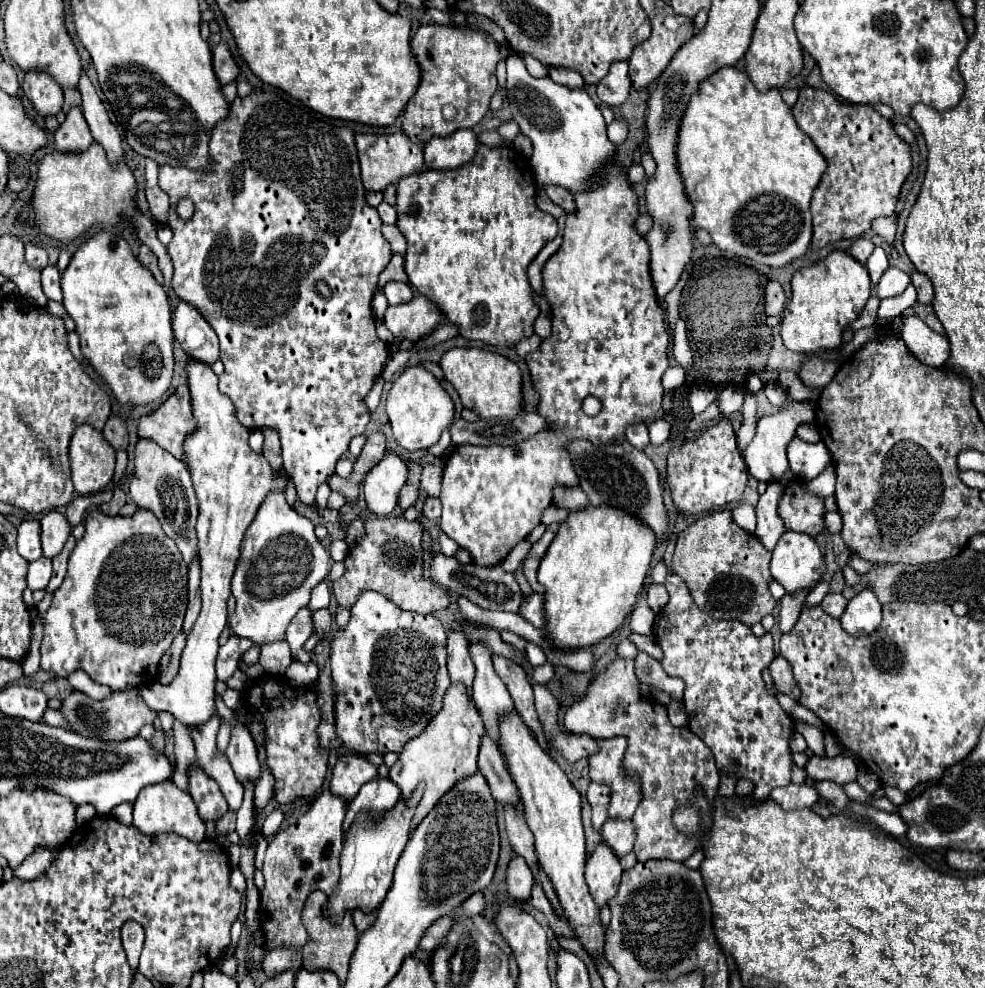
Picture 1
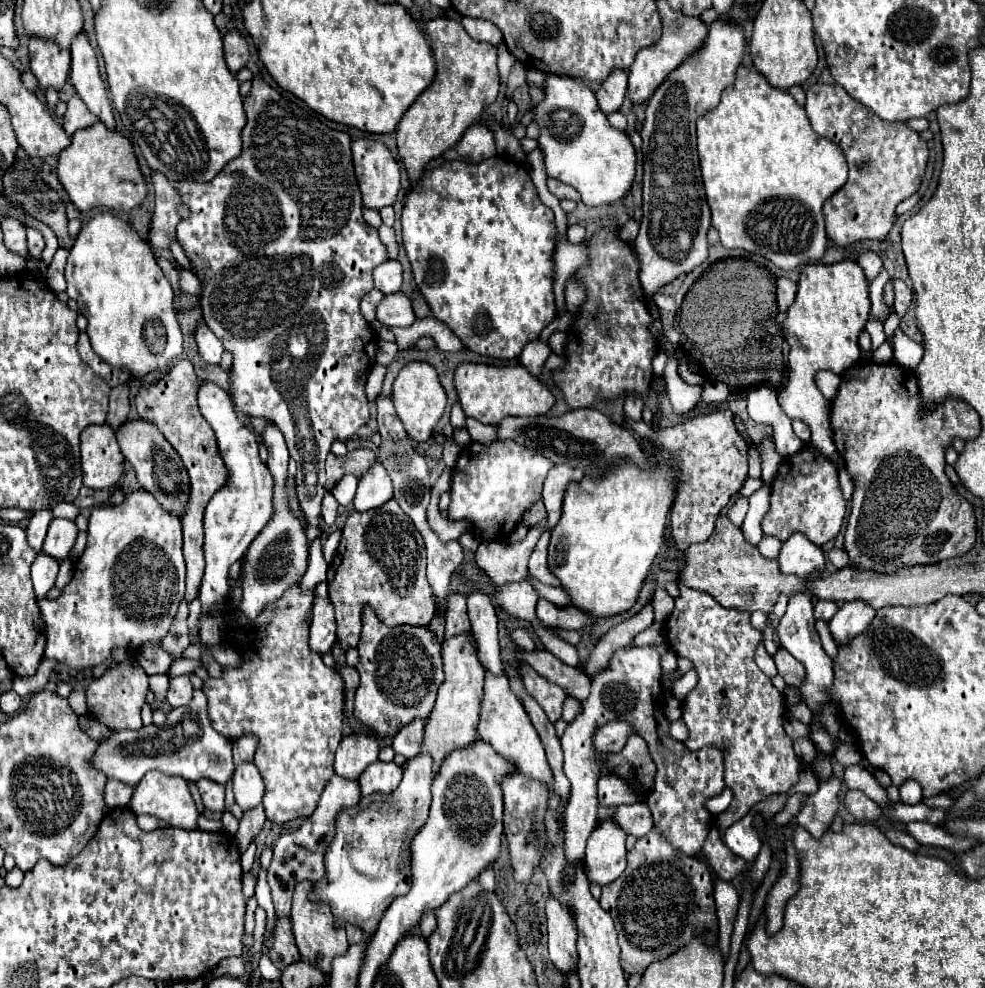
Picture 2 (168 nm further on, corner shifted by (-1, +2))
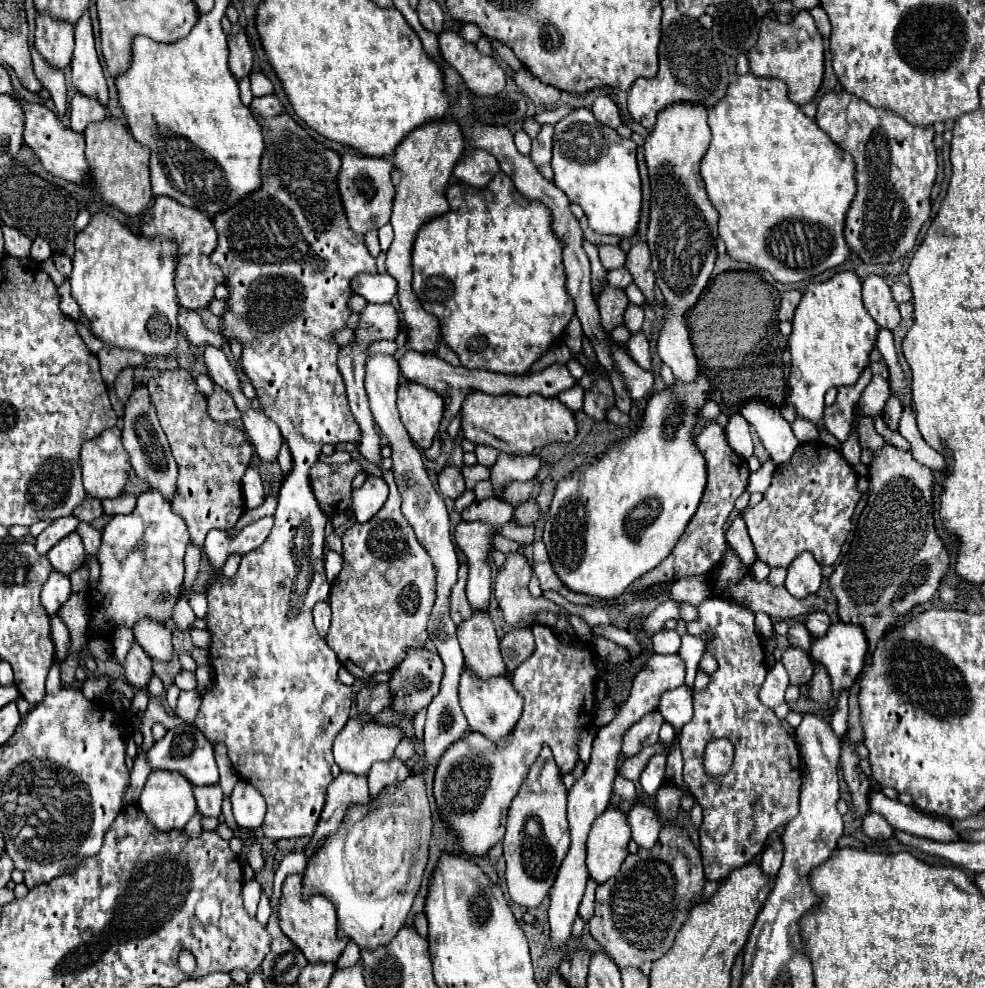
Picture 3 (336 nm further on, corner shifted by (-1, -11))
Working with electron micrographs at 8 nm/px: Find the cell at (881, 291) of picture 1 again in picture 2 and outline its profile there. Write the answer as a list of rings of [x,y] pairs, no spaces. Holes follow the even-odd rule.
[[[894,281],[894,293],[896,293],[896,303],[894,303],[894,311],[902,317],[912,301],[912,291],[904,281]]]

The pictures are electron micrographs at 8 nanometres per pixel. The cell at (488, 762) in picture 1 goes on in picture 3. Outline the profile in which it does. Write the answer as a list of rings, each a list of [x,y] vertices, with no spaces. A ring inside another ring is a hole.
[[[544,746],[531,766],[530,774],[518,796],[510,804],[506,834],[502,838],[508,892],[516,904],[534,908],[548,896],[560,862],[568,852],[568,844],[570,834],[566,820],[566,788],[560,776],[560,768],[554,762],[552,750]]]

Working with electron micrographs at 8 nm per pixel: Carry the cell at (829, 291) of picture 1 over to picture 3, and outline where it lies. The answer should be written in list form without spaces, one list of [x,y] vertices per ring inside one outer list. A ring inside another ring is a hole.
[[[838,272],[826,282],[808,284],[792,318],[792,334],[788,348],[792,354],[786,404],[794,408],[796,418],[812,422],[818,430],[818,440],[834,450],[842,450],[824,426],[824,394],[832,386],[850,386],[858,380],[868,364],[868,354],[874,348],[878,324],[862,306],[862,284],[854,272]]]

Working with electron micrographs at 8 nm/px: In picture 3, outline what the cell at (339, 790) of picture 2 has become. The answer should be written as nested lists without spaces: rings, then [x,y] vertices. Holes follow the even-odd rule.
[[[340,774],[326,792],[326,804],[324,810],[320,814],[316,832],[310,840],[310,844],[304,848],[306,854],[306,862],[312,860],[312,856],[316,854],[316,846],[322,838],[326,838],[330,832],[334,832],[342,818],[344,812],[350,804],[368,804],[372,798],[368,794],[368,784],[366,778],[358,778],[358,776],[350,776],[350,774]]]

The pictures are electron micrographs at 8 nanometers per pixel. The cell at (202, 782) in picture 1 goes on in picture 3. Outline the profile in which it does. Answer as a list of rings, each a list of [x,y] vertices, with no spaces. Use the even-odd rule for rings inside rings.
[[[218,784],[210,788],[194,788],[194,798],[202,816],[220,816],[222,812],[222,790]]]

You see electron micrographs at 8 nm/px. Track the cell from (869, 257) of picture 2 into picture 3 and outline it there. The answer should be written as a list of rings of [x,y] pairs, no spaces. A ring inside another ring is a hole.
[[[870,274],[868,278],[862,280],[862,300],[868,314],[878,322],[880,328],[894,330],[900,324],[902,318],[898,306],[890,296],[888,284],[880,276]]]

